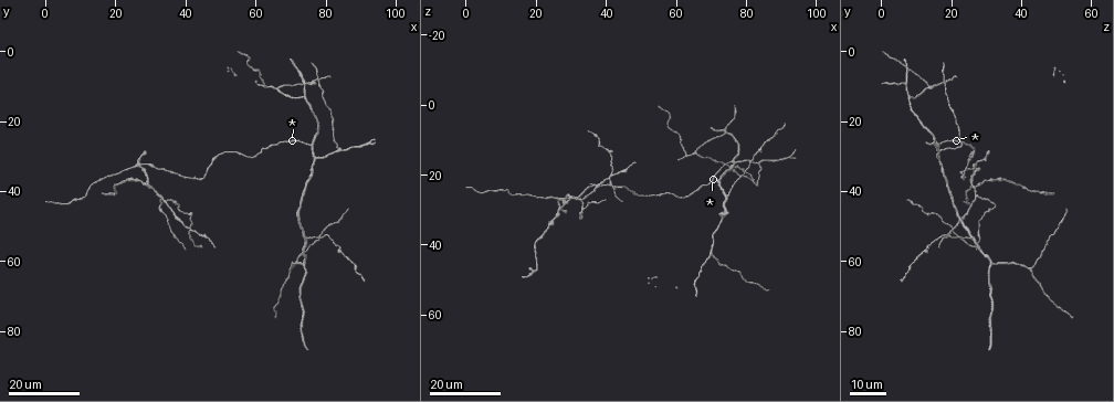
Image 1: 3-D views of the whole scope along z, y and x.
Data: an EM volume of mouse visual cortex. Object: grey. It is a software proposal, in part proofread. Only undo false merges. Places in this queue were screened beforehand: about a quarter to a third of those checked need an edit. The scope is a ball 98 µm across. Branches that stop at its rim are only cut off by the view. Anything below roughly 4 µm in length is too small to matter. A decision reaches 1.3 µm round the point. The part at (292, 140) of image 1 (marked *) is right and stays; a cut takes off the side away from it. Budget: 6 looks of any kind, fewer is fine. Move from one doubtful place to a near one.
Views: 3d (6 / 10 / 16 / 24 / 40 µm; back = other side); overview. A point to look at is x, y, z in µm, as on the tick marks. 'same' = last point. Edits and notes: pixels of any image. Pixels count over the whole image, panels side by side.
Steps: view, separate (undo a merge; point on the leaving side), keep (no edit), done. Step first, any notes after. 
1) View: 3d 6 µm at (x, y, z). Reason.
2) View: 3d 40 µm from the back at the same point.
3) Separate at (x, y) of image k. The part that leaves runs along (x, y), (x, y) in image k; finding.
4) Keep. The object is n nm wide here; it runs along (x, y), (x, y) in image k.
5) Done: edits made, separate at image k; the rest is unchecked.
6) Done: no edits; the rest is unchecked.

View: 3d 24 µm at (66.0, 10.5, 14.0).

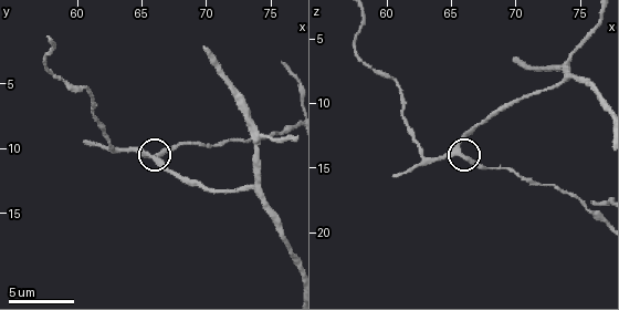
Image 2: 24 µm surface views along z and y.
View: 3d 10 µm at the same point.

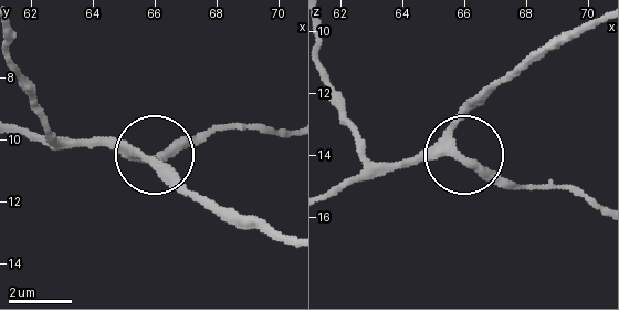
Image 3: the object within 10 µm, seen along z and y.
Keep. It runs along (291, 241), (211, 213), (143, 157), (217, 131) in image 3; all the same cell.

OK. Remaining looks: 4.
View: 3d 24 µm at (78.0, 30.5, 16.5).

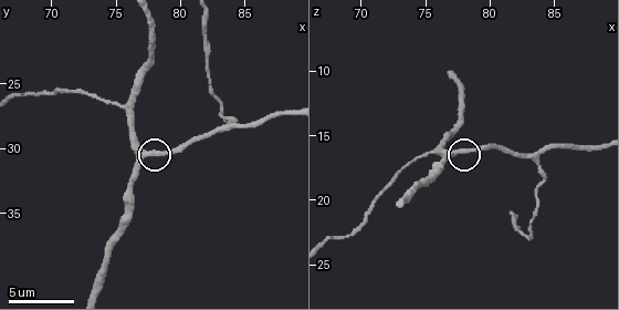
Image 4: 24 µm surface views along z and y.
View: 3d 6 µm at (77.4, 30.4, 16.4).

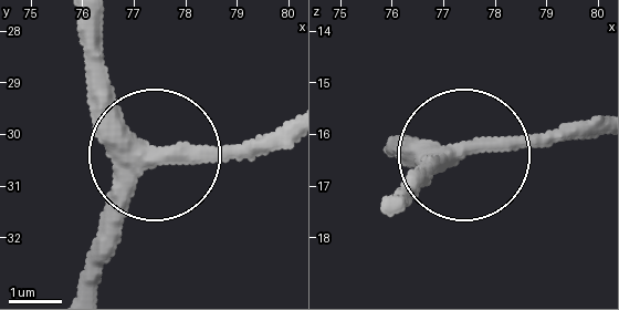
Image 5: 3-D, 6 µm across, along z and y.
Keep. The object is 300 nm wide here; it runs along (84, 26), (88, 92), (149, 154), (277, 145) in image 5; continuous, no second cell.

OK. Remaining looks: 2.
View: 3d 10 µm at (74.0, 13.0, 8.2).

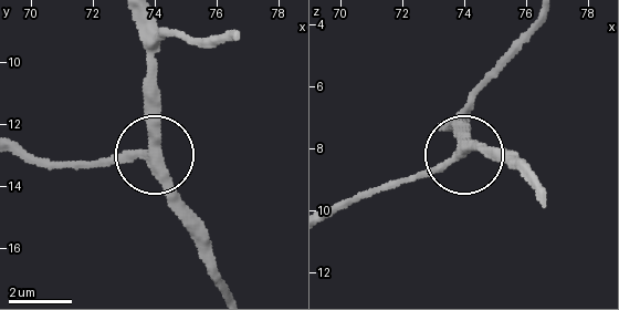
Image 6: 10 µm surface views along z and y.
View: 3d 10 µm from the back at (73.8, 12.9, 8.1). Other side.

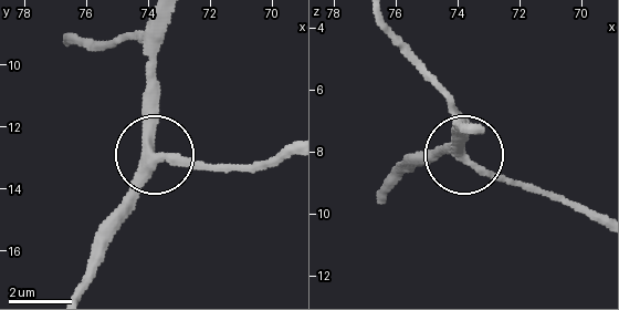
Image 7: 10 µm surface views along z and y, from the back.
Keep. The object is 310 nm wide here; it runs along (80, 287), (104, 223), (148, 159), (148, 83) in image 7; continuous, no second cell.

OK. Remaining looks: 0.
Done: no edits; the rest is unchecked.

